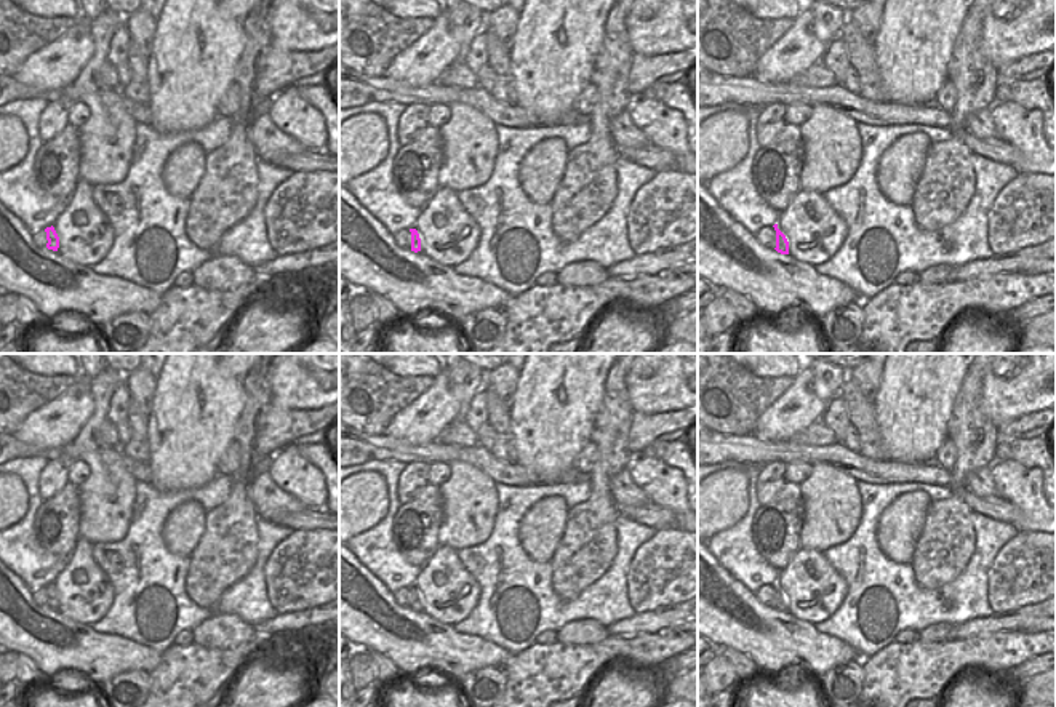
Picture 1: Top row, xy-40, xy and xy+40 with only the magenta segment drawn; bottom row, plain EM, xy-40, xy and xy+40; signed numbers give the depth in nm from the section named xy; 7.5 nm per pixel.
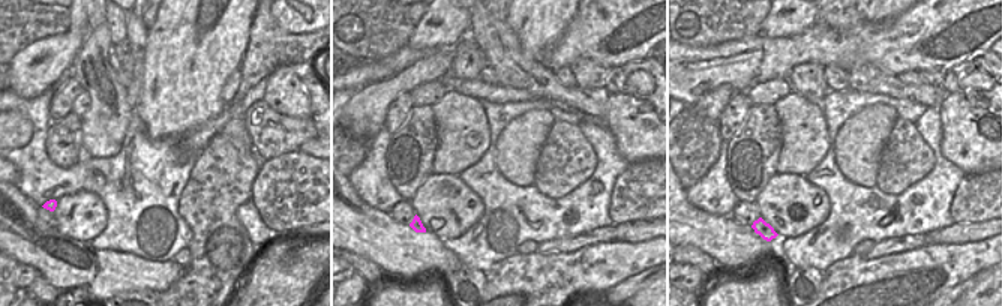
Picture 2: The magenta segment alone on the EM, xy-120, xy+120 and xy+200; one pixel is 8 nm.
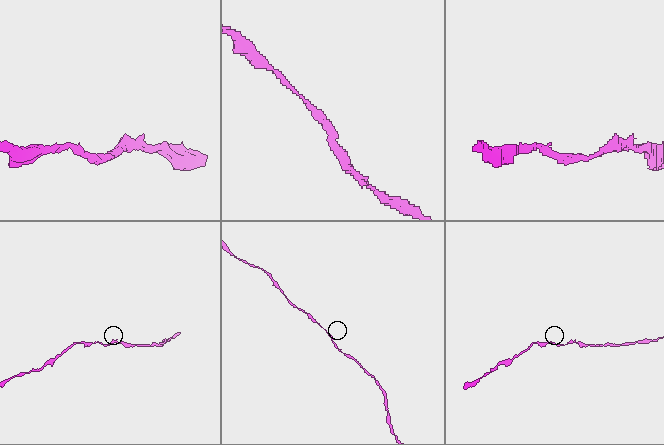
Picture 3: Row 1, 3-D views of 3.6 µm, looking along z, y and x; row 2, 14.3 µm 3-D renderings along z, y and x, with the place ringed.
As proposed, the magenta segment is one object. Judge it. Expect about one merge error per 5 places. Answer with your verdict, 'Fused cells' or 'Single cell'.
Single cell.

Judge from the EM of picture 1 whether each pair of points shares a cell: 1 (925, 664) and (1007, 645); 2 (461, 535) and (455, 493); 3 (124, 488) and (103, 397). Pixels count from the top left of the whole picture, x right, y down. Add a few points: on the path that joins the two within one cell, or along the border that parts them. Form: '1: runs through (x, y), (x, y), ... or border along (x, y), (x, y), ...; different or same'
1: runs through (946, 663), (986, 656); same
2: runs through (461, 525), (461, 503); same
3: runs through (106, 466), (90, 447), (90, 432), (96, 419); same

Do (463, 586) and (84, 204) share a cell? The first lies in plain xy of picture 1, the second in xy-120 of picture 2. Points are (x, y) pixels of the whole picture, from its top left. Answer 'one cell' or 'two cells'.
one cell

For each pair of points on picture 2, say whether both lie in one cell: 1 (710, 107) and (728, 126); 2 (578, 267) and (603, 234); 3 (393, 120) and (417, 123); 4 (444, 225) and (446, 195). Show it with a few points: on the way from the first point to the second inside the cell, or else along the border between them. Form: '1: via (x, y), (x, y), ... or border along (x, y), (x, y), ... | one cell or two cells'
1: border along (737, 92), (716, 122) | two cells
2: border along (621, 240), (602, 240), (575, 251), (561, 252) | two cells
3: border along (413, 107), (408, 119), (390, 135) | two cells
4: via (446, 218), (446, 203) | one cell

